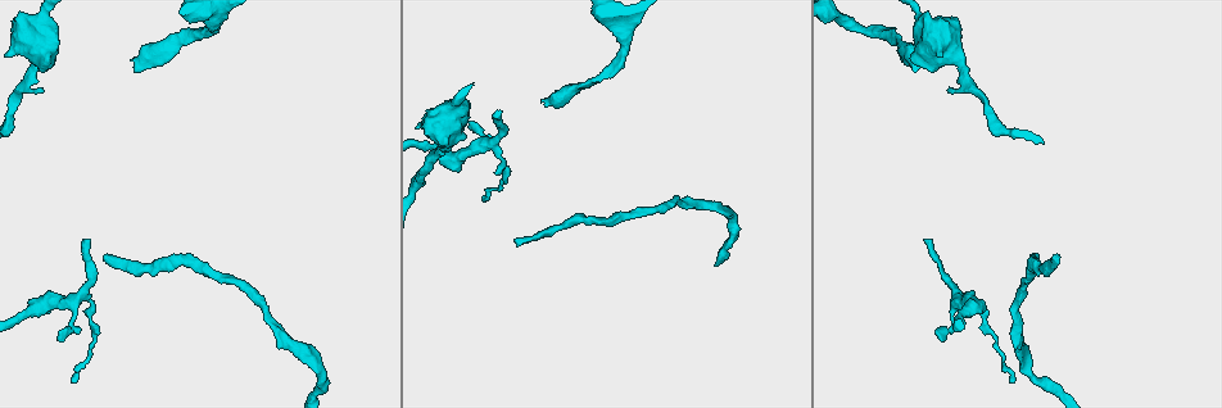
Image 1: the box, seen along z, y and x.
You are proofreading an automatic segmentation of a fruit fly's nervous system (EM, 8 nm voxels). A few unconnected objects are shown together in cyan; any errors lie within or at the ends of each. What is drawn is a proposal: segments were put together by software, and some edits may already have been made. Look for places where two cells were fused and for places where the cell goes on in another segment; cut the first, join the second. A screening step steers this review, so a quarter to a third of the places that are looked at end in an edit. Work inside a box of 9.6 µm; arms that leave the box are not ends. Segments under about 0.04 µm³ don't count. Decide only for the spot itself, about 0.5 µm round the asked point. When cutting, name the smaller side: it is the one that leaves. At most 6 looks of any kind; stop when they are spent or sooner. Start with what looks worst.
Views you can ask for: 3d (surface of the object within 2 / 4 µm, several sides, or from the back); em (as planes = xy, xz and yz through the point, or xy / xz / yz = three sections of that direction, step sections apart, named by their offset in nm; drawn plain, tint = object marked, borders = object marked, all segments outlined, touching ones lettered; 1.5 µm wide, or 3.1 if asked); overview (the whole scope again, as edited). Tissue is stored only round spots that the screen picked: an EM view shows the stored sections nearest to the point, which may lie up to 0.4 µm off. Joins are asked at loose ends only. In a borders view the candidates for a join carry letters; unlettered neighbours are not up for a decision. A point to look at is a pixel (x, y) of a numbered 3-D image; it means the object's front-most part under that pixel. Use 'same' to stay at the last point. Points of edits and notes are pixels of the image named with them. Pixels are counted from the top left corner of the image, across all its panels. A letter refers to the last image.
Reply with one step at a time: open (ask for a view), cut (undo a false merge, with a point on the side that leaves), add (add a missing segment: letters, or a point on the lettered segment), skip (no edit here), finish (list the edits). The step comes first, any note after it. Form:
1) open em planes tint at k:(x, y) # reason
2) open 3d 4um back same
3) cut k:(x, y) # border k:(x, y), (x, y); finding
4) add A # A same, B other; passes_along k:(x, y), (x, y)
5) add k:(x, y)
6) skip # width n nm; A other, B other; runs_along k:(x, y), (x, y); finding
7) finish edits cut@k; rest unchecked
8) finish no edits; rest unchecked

open 3d 4um at 1:(103, 256) # thin end

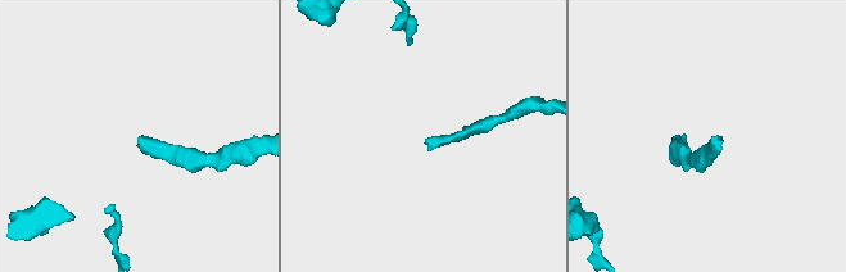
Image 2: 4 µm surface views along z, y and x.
open em xy step 4 tint at 2:(714, 139) # shape alone is not enough

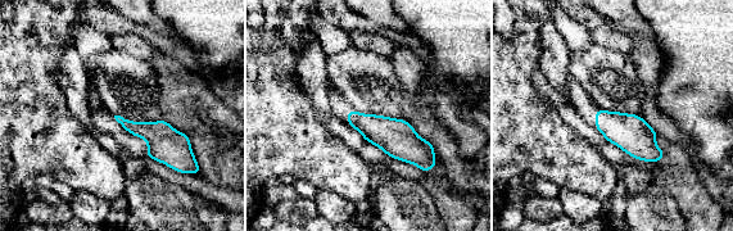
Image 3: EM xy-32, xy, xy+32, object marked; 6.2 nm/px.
open em xy step 4 borders same

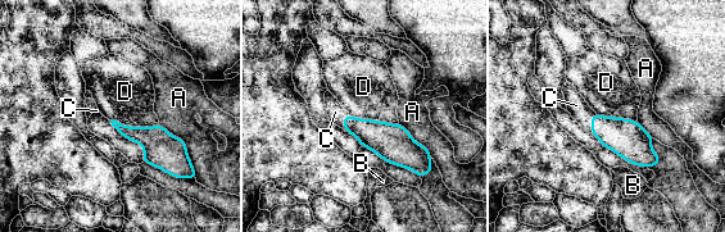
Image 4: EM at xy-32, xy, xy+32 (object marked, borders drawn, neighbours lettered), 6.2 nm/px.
add C # width 100 nm; A other, B other, C same, D other; the cell continues

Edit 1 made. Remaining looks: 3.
open 3d 4um back at 1:(89, 239)

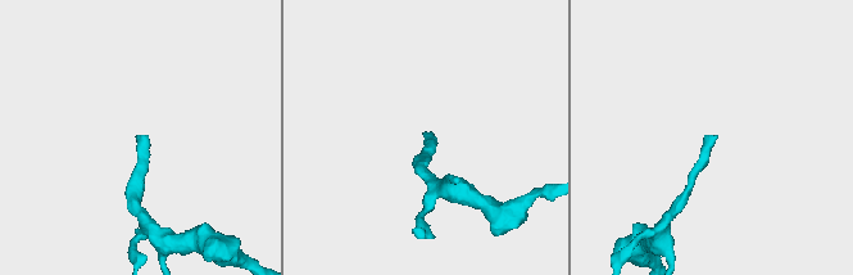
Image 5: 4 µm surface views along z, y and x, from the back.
open em yz step 8 borders at 5:(717, 136)

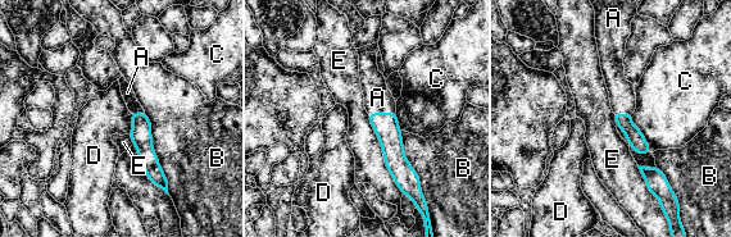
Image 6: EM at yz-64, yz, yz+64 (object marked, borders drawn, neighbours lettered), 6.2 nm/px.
open em planes borders same # another direction

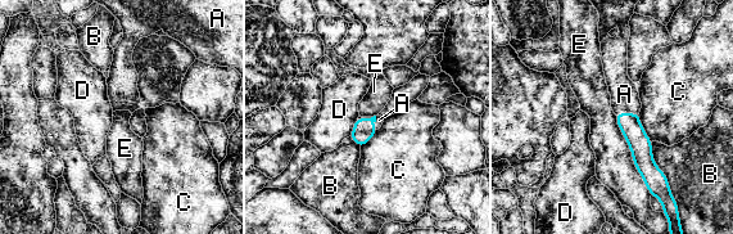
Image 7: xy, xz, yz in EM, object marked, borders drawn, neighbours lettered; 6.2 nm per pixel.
add A # A same, B other, C other, D other, E other; the cell continues

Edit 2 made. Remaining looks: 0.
finish edits add@4, add@7; rest unchecked

